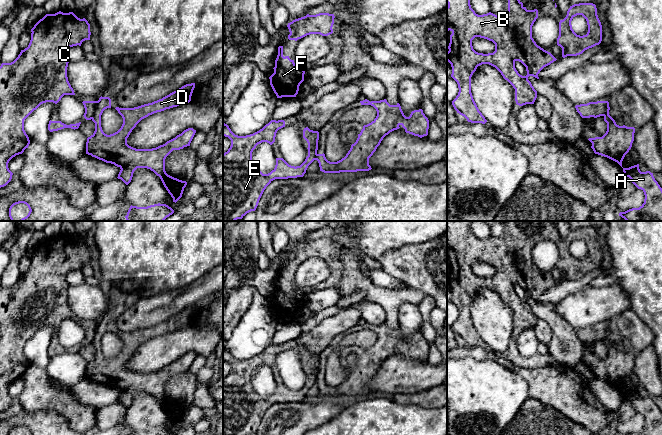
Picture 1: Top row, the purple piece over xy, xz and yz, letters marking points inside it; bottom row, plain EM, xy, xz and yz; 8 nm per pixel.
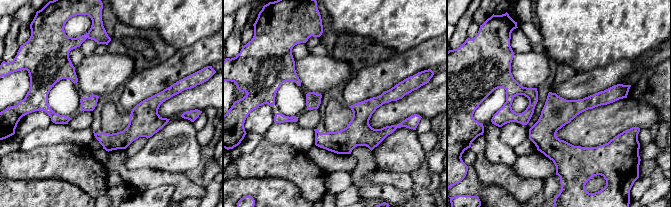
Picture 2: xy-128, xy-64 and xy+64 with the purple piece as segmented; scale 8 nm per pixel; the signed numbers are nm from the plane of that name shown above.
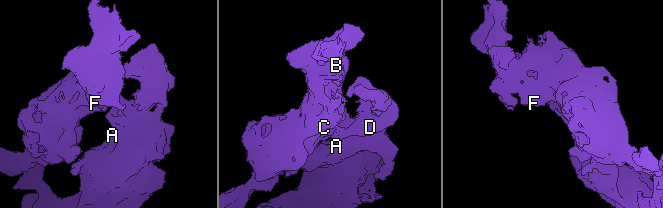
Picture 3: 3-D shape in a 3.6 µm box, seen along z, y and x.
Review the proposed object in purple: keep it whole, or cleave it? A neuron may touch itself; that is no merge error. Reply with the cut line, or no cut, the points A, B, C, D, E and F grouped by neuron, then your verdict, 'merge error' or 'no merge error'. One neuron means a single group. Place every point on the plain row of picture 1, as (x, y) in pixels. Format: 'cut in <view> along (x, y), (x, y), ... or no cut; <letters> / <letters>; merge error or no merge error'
cut in xy along (97, 325), (95, 336), (91, 342); A D / B C E F; merge error

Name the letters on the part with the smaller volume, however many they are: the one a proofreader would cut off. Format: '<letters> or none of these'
B, C, E, F

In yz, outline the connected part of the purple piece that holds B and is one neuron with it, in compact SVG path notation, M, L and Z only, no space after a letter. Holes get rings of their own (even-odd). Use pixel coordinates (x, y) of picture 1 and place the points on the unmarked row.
M447 221L447 255L450 254L452 256L448 270L449 275L447 276L447 285L451 288L452 291L451 301L457 306L459 312L458 319L452 325L452 329L457 337L464 340L468 346L485 348L487 344L479 335L471 317L471 301L478 290L482 288L489 288L495 291L501 297L503 302L507 304L515 313L516 328L523 330L526 328L534 328L537 322L537 315L528 304L528 301L533 300L539 303L538 298L540 295L557 283L550 276L538 270L532 262L532 250L538 242L537 233L527 234L526 231L523 230L523 227L519 224L519 221L508 221L507 236L502 236L499 240L491 236L483 239L478 239L471 232L470 222L471 221ZM475 261L480 261L492 265L495 268L495 275L488 278L476 276L472 270L472 264ZM516 285L521 286L526 291L526 300L522 300L518 297L515 292Z

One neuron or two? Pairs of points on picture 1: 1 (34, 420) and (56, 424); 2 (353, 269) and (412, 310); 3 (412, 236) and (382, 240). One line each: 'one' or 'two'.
1: one
2: two
3: one

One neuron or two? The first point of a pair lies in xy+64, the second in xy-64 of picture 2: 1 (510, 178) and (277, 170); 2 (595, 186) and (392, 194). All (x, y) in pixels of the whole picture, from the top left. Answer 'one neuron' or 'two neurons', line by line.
1: one neuron
2: one neuron

